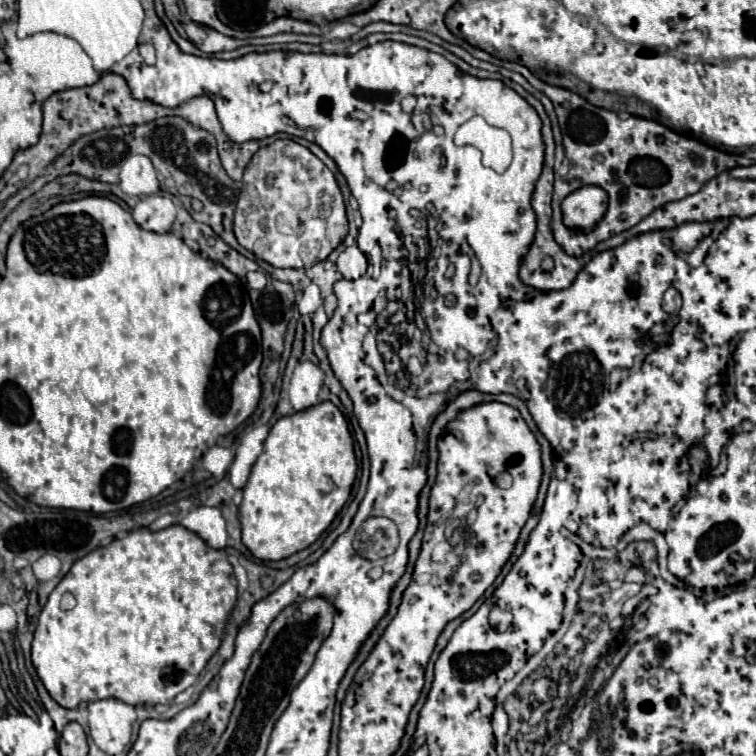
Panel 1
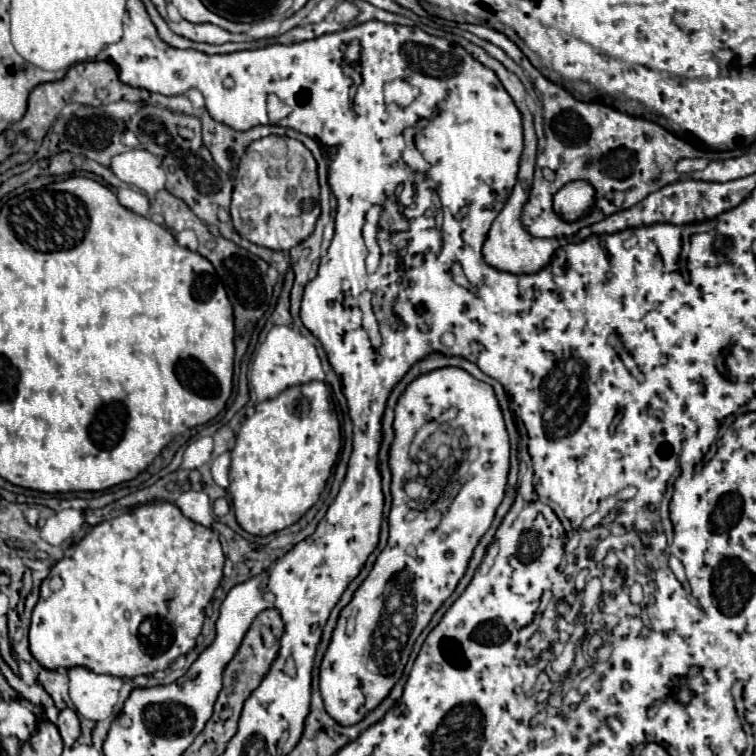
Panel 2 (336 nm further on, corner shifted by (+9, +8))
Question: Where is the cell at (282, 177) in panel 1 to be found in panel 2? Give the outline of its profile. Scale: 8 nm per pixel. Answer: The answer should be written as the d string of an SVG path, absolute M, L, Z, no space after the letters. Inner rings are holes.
M265 136L241 156L231 198L231 220L241 238L277 252L289 252L313 234L319 206L317 162L305 144L287 136Z

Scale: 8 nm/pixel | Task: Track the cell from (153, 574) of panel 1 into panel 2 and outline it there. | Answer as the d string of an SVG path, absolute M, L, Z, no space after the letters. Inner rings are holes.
M163 502L163 504L151 504L151 506L139 506L133 512L127 512L123 516L111 518L111 522L101 522L97 524L81 542L77 542L71 550L69 556L61 558L53 568L51 574L41 584L41 594L39 594L39 602L35 604L33 610L33 620L31 620L31 628L29 628L29 648L33 658L43 666L43 668L87 668L93 670L97 674L109 674L109 676L117 676L117 678L135 678L135 676L151 676L155 672L163 672L167 670L181 654L187 654L189 650L193 650L197 636L201 634L201 626L205 620L205 608L213 598L215 588L219 586L221 578L223 578L223 550L221 550L221 542L219 536L211 530L205 528L201 524L191 522L189 518L185 518L181 514L181 510L175 504Z

